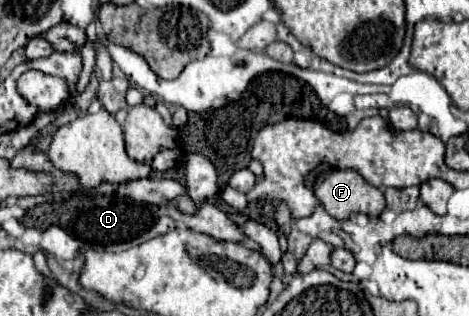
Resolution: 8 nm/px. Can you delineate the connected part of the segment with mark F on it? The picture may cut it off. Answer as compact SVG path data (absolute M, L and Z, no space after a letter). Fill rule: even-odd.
M328 171L314 183L314 195L334 219L348 219L350 213L378 217L386 203L378 187L368 185L356 171Z

